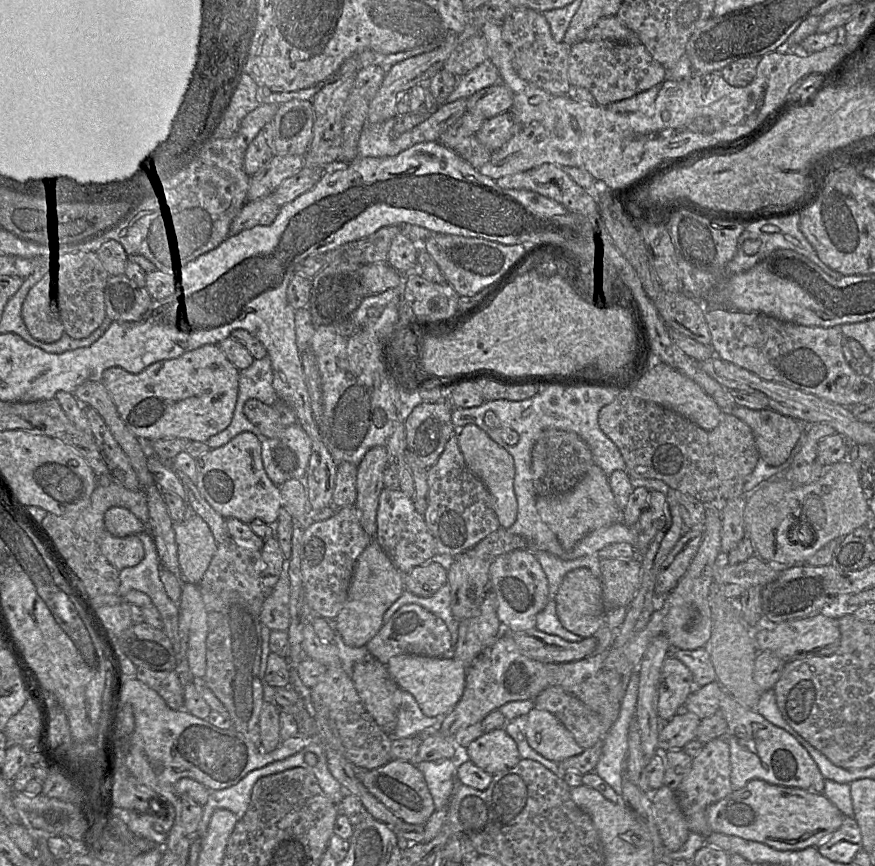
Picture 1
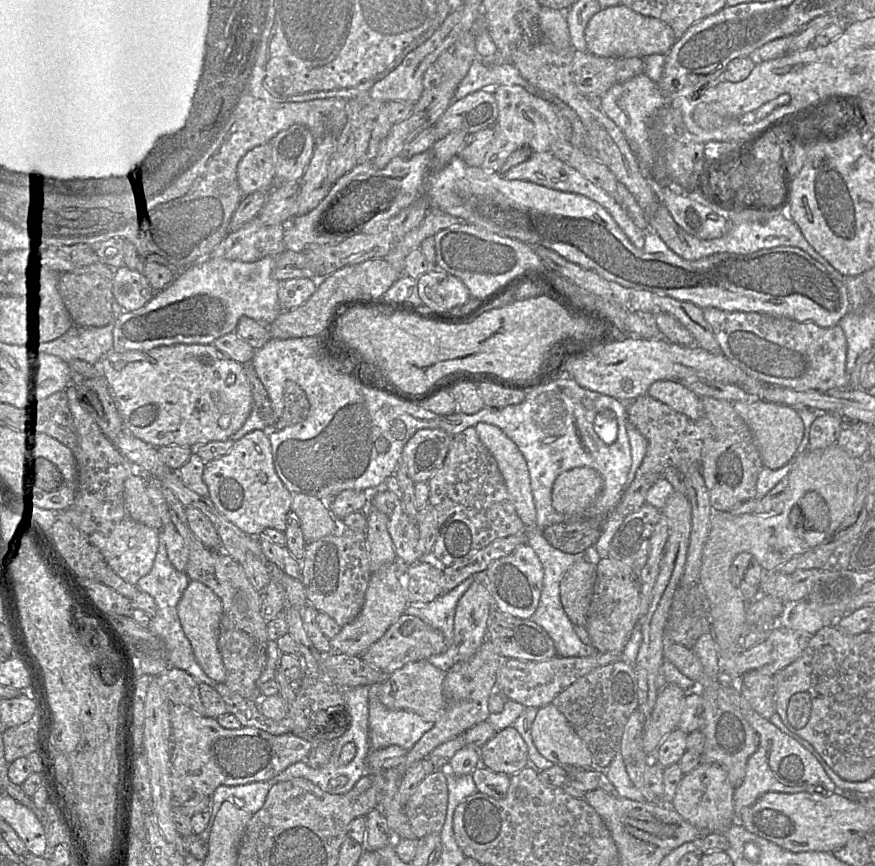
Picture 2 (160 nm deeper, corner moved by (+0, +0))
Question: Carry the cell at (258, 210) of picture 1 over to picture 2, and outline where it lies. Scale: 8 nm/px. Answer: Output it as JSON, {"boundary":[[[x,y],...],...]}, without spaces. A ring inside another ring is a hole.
{"boundary":[[[256,217],[239,230],[229,232],[210,257],[242,262],[277,257],[285,251],[285,226],[267,225]]]}

